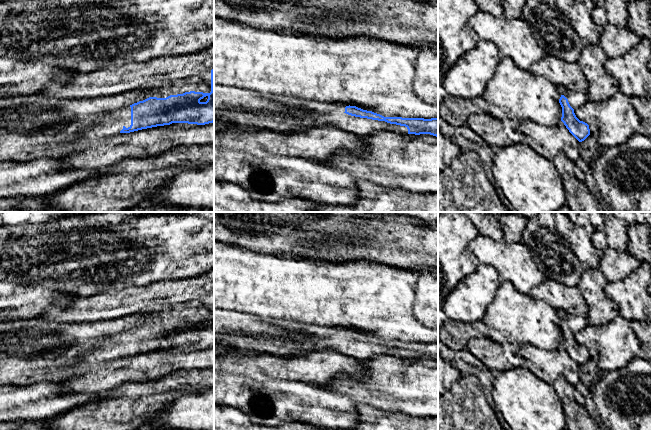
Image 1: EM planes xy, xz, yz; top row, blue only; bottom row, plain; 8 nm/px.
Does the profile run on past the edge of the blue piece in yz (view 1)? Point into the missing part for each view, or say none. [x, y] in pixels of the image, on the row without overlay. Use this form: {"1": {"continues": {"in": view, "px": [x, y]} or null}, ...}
{"1": {"continues": {"in": "yz", "px": [576, 323]}}}

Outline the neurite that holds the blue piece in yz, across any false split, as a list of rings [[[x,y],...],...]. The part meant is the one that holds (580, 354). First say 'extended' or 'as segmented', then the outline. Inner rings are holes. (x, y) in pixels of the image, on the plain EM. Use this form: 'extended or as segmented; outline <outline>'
extended; outline [[[559,311],[561,317],[559,327],[562,331],[561,345],[564,347],[569,356],[579,365],[584,365],[590,359],[589,349],[580,345],[574,334],[582,330],[588,323],[587,318],[582,316],[570,315],[567,312]]]

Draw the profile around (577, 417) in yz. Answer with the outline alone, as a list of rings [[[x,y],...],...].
[[[563,376],[555,380],[553,387],[562,404],[563,414],[565,415],[566,430],[599,430],[594,420],[590,417],[584,405],[579,405],[574,399],[575,387],[568,382]]]

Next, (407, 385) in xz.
[[[379,355],[361,362],[366,372],[363,379],[340,374],[323,388],[383,411],[400,412],[413,417],[438,417],[438,361]]]

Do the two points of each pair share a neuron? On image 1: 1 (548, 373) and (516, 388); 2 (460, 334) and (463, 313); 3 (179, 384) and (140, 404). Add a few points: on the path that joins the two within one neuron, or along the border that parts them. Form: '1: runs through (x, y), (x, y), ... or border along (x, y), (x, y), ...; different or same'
1: border along (523, 366), (552, 385); different
2: border along (448, 318), (462, 322), (482, 320); different
3: runs through (169, 389), (150, 398); same

